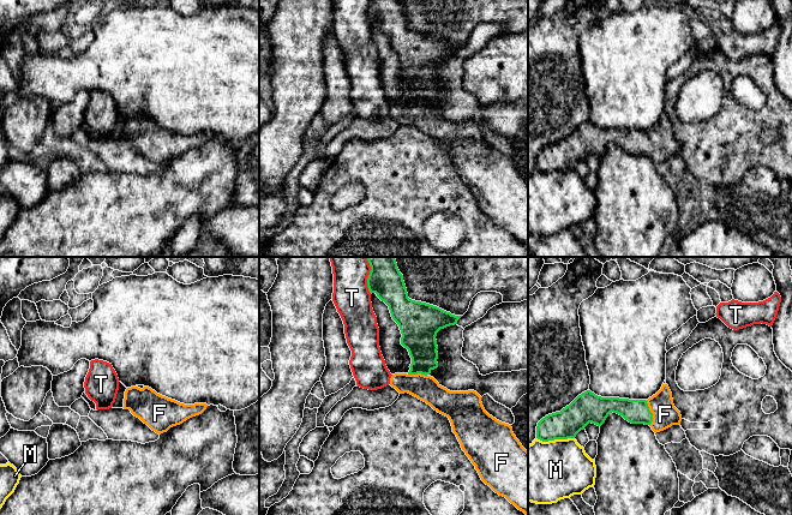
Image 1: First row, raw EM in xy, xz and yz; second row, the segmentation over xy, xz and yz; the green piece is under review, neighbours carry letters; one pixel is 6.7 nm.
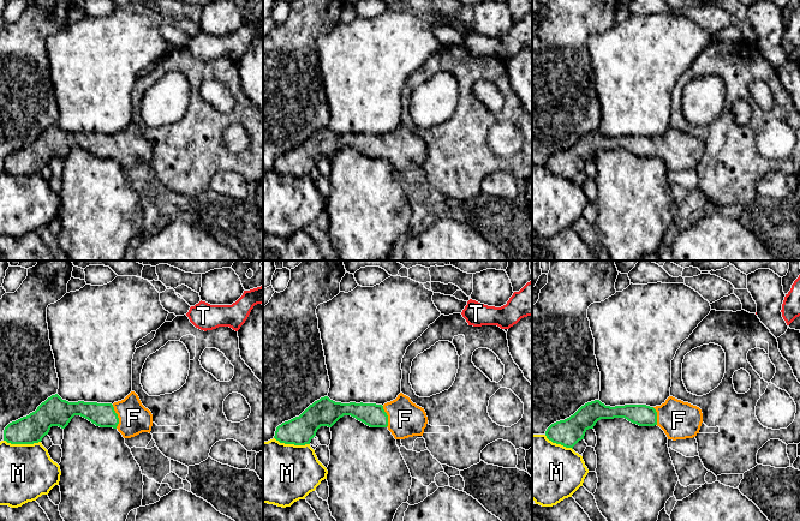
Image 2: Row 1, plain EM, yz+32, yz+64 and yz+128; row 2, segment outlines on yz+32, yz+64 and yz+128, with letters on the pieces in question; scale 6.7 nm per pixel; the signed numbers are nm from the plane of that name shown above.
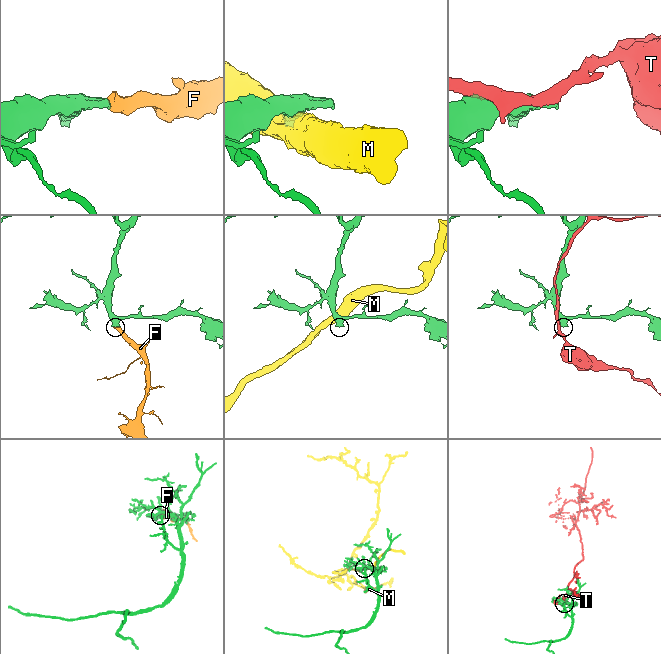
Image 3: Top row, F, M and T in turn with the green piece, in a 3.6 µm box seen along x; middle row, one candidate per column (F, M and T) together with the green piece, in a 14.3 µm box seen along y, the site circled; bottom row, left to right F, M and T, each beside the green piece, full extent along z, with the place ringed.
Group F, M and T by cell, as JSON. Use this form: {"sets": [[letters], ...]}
{"sets": [["F"], ["M"], ["T"]]}

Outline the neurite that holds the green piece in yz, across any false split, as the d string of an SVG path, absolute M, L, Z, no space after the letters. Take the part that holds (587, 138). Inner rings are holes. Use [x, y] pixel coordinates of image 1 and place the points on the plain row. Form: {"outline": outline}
{"outline": "M667 115L648 131L601 128L587 121L560 143L542 149L536 169L542 173L575 169L589 154L601 157L612 143L631 155L649 156L655 164L682 152Z"}

